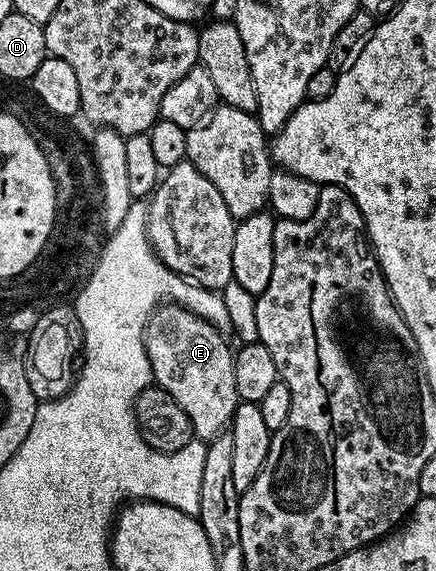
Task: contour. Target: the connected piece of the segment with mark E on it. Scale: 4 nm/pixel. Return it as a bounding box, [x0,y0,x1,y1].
[145,302,238,442]

